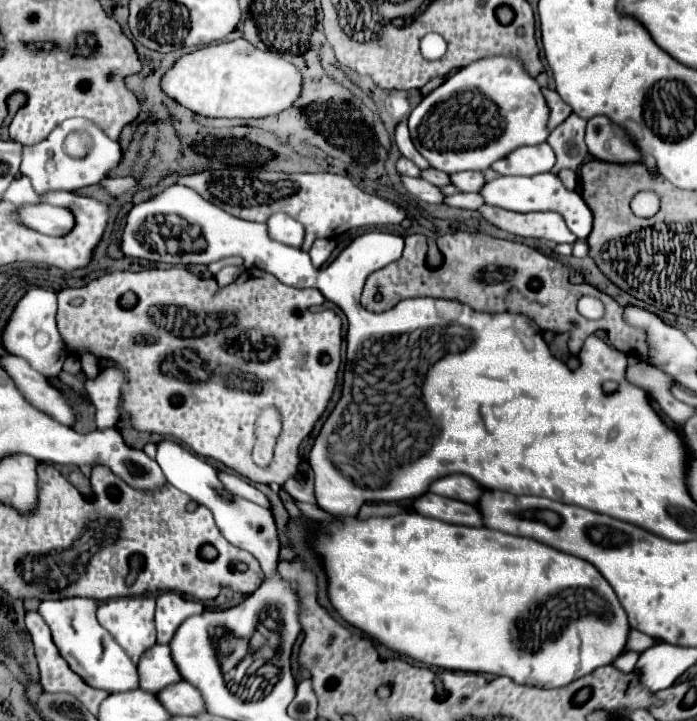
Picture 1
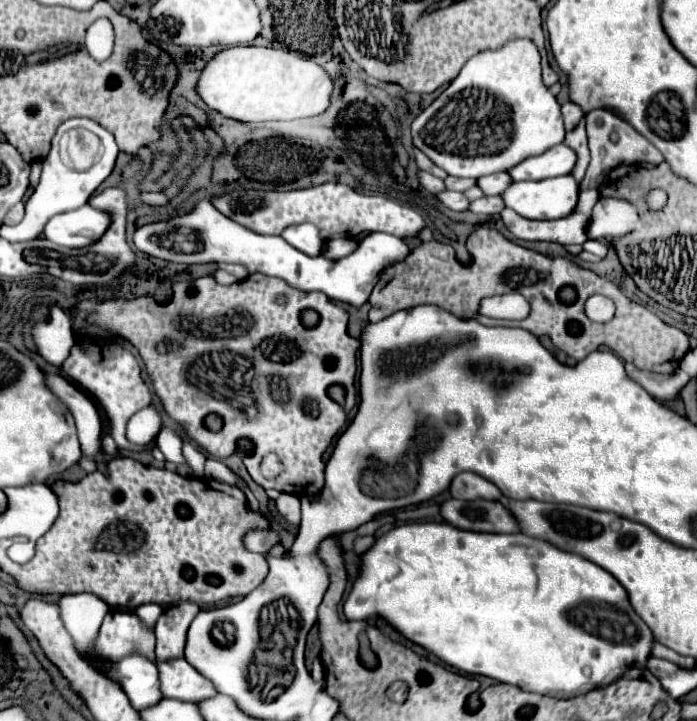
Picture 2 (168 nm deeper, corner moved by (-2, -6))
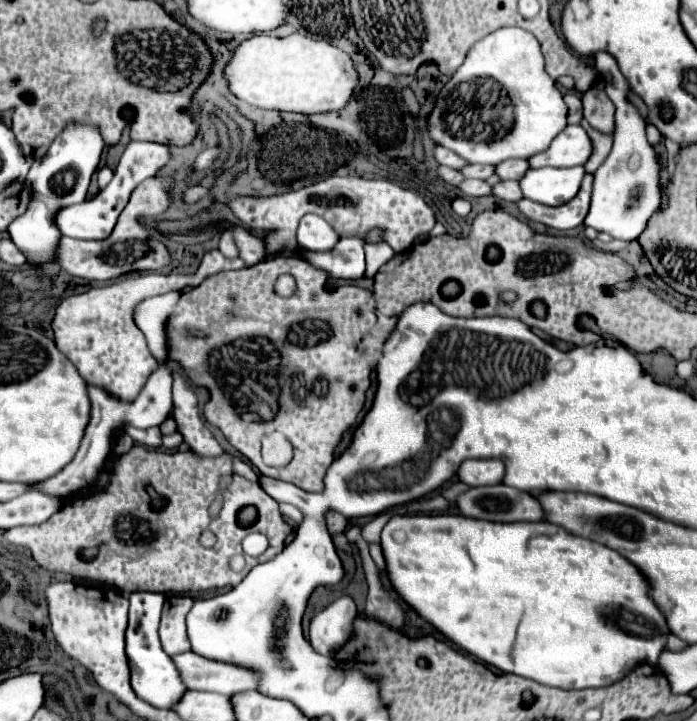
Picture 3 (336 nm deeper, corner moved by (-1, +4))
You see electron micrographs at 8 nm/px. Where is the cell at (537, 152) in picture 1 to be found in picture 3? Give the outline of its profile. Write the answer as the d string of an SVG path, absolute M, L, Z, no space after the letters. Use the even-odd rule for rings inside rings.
M568 125L546 149L530 157L530 167L574 167L584 165L592 155L592 141L582 125Z

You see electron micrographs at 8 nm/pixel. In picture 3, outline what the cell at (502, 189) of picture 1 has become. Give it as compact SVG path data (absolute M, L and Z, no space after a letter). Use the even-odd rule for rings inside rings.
M584 167L530 169L520 179L520 187L526 199L544 205L562 205L576 197L584 173L586 173Z

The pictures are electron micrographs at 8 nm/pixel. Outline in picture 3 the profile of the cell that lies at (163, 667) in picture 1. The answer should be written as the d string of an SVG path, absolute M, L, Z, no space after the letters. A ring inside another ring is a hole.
M194 651L180 653L172 659L178 665L178 671L182 673L182 679L186 681L188 689L222 693L232 697L242 691L258 689L260 683L260 673L254 669L224 661L214 661Z

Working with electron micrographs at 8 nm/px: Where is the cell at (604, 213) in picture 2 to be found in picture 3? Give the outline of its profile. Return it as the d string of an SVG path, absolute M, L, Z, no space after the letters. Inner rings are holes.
M598 51L594 55L596 67L606 77L606 93L616 105L616 127L614 127L614 147L604 161L604 165L594 173L594 191L592 191L592 205L586 217L586 225L598 231L610 233L614 239L634 241L644 229L648 219L660 207L662 185L660 185L660 163L656 149L646 141L646 121L638 113L638 109L628 101L630 85L626 77L620 73L616 59L606 53Z

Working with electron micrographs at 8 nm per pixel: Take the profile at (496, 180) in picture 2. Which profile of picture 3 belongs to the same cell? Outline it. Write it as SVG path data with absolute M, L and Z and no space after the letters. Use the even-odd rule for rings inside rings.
M508 159L496 167L500 179L522 179L522 175L530 169L526 159Z

